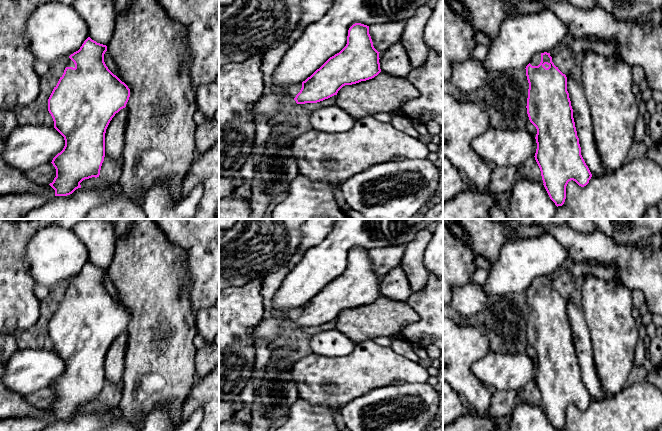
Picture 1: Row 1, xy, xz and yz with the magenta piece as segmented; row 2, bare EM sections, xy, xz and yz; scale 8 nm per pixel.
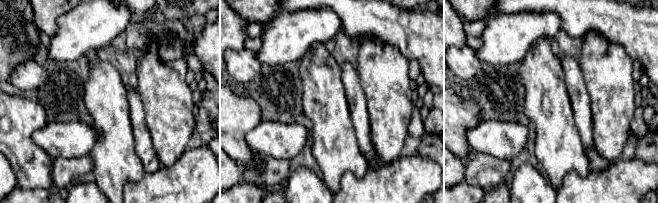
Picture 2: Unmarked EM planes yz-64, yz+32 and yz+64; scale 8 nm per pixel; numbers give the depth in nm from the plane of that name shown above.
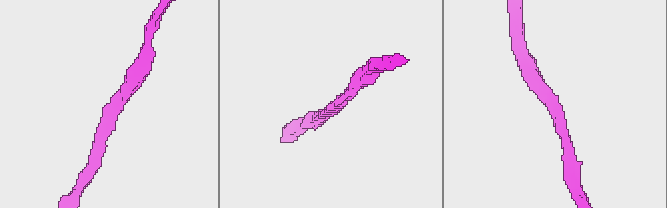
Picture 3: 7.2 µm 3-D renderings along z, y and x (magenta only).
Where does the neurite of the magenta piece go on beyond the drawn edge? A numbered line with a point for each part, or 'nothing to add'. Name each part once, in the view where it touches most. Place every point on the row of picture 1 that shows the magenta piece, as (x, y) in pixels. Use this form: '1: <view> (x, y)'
1: yz (536, 59)

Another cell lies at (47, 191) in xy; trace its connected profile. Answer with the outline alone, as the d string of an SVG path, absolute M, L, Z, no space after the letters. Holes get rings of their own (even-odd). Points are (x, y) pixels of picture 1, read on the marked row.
M0 139L0 197L7 194L31 193L50 198L55 196L55 190L50 185L35 185L18 169L10 167L3 159L4 139Z

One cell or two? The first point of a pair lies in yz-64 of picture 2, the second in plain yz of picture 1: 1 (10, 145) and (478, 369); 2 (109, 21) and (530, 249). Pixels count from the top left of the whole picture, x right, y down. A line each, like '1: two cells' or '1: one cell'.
1: two cells
2: one cell

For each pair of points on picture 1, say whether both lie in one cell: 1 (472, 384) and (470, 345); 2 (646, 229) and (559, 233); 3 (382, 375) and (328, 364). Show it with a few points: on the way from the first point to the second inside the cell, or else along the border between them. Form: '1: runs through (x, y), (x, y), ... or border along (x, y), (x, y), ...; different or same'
1: runs through (465, 374), (465, 355); same
2: border along (597, 229), (621, 244); different
3: runs through (369, 373), (341, 373); same

